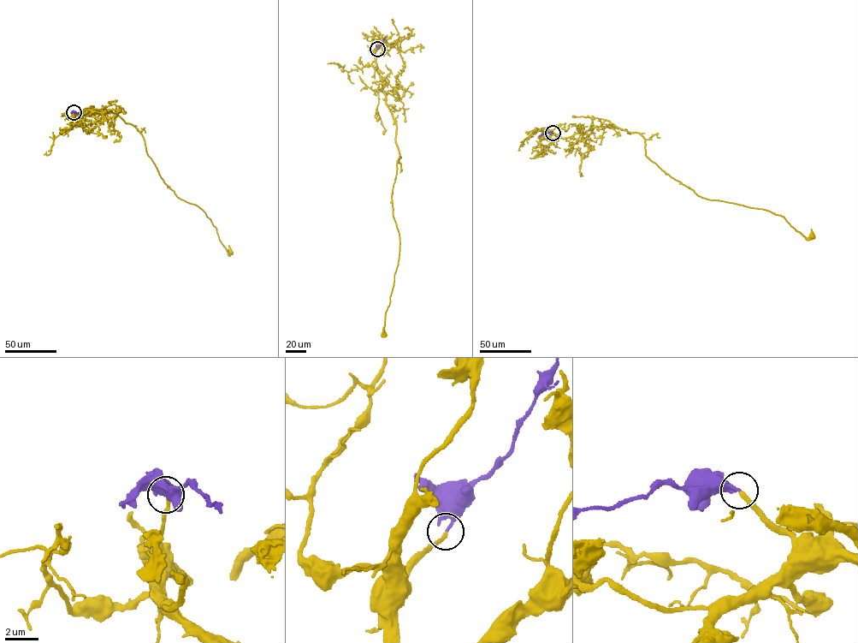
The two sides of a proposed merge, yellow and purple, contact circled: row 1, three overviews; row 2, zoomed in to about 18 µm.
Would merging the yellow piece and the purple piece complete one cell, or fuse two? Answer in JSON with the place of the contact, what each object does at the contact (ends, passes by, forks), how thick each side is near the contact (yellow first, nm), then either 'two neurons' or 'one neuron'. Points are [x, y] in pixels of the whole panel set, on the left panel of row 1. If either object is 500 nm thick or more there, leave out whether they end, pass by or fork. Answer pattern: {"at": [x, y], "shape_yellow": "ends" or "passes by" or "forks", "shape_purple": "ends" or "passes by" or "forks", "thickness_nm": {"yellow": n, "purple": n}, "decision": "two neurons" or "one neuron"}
{"at": [73, 112], "shape_yellow": "ends", "shape_purple": "ends", "thickness_nm": {"yellow": 240, "purple": 170}, "decision": "one neuron"}

